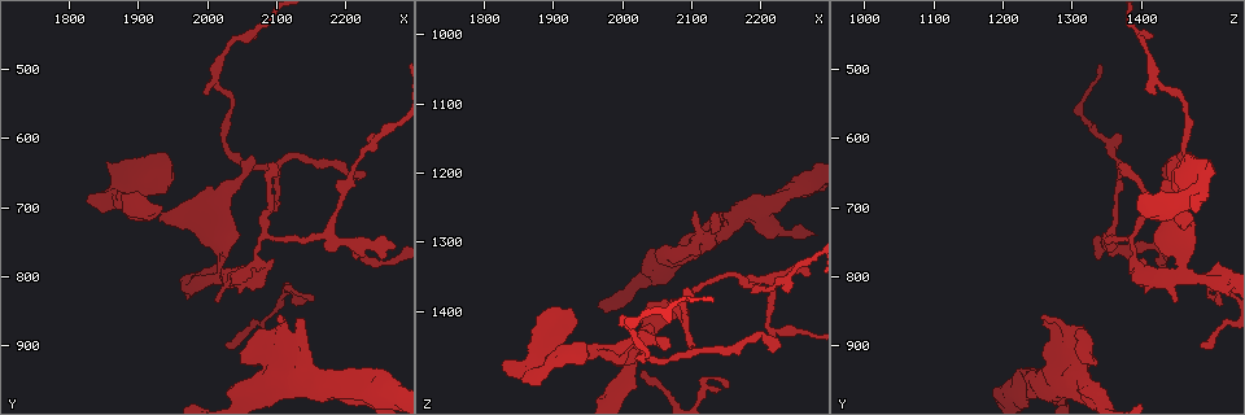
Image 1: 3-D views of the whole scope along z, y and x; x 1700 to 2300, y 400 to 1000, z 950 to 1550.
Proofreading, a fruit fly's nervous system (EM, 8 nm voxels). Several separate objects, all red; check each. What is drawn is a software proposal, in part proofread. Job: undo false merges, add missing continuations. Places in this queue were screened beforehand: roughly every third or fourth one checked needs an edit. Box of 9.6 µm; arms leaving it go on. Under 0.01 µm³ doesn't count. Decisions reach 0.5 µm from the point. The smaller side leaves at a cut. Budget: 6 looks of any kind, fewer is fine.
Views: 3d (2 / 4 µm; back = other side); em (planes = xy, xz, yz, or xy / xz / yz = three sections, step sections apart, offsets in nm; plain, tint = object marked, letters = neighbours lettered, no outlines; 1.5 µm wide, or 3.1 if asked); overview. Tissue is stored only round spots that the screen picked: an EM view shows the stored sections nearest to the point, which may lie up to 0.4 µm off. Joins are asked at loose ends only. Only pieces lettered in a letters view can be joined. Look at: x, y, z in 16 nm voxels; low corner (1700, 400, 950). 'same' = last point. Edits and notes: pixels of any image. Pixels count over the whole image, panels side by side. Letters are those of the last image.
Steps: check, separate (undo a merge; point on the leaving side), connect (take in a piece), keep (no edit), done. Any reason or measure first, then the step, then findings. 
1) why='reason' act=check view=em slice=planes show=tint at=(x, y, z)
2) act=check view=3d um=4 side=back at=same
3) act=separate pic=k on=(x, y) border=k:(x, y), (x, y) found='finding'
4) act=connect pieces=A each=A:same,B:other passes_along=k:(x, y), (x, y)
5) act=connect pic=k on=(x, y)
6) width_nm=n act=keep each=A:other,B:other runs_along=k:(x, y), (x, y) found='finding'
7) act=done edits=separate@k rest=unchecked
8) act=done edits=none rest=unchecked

act=check view=em slice=xy step=8 show=tint at=(2115, 815, 1515)

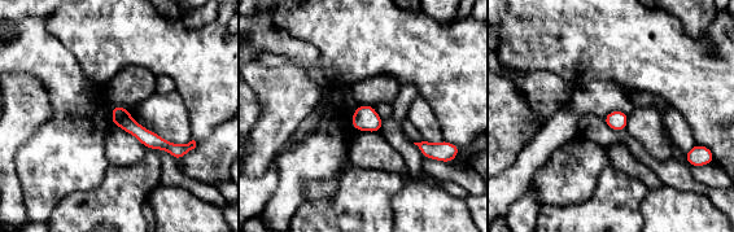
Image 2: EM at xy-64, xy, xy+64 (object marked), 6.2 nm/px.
why='another direction' act=check view=em slice=planes show=letters at=same

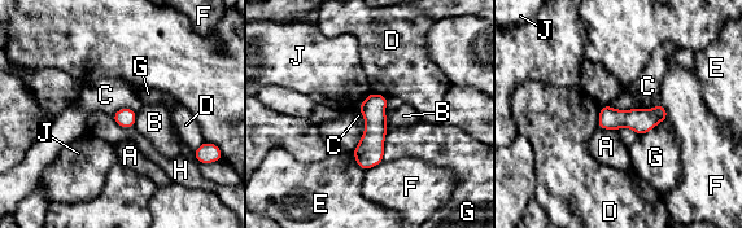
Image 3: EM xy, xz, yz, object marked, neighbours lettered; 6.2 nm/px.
act=keep each=A:other,B:other,C:other,D:other,E:other,F:other,G:other,H:other,J:other border=3:(609, 105), (616, 109), (634, 108) found='continuous, no second neuron'

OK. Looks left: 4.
why='an open end' act=check view=3d um=2 at=(2225, 645, 1445)

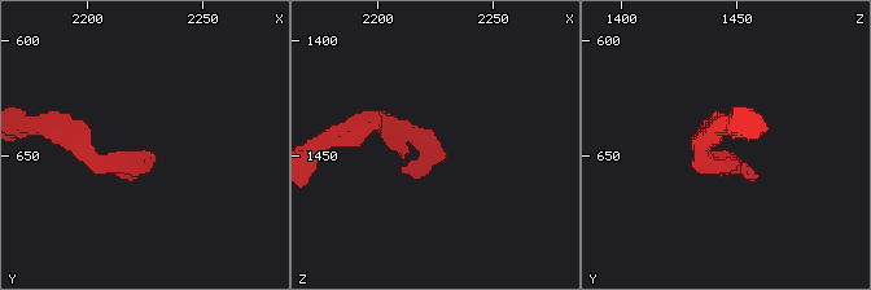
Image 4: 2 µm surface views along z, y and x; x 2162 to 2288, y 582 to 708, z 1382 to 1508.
why='shape alone is not enough' act=check view=em slice=planes show=letters at=(2230, 651, 1450)

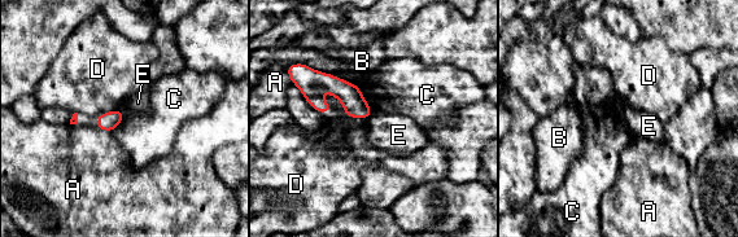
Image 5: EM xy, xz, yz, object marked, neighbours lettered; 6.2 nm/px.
width_nm=120 act=keep each=A:other,B:other,C:other,D:other,E:other runs_along=5:(308, 74), (339, 87), (368, 112) found='none of them fits'

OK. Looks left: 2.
why='an open end' act=check view=3d um=4 at=(2065, 625, 1450)

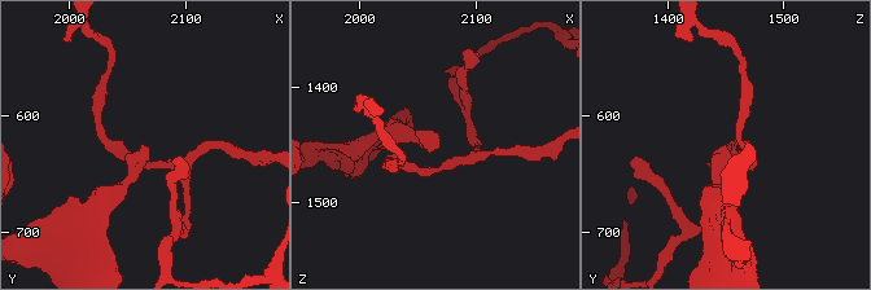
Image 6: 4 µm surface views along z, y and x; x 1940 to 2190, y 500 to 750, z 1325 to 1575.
act=check view=em slice=planes show=letters at=(2064, 626, 1450)

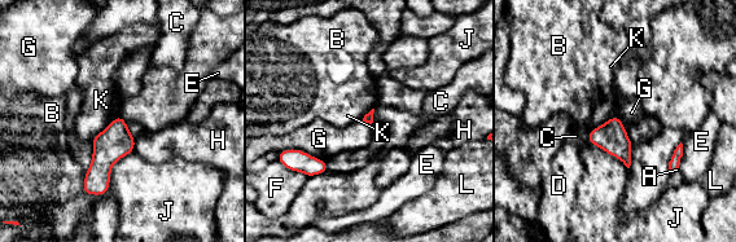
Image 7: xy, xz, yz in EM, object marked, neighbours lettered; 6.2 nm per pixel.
act=keep each=A:other,B:other,C:other,D:other,E:other,F:other,G:other,H:other,J:other,K:other,L:other border=7:(284, 149), (301, 149), (325, 161) found='none of them fits'

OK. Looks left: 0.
act=done edits=none rest=unchecked

